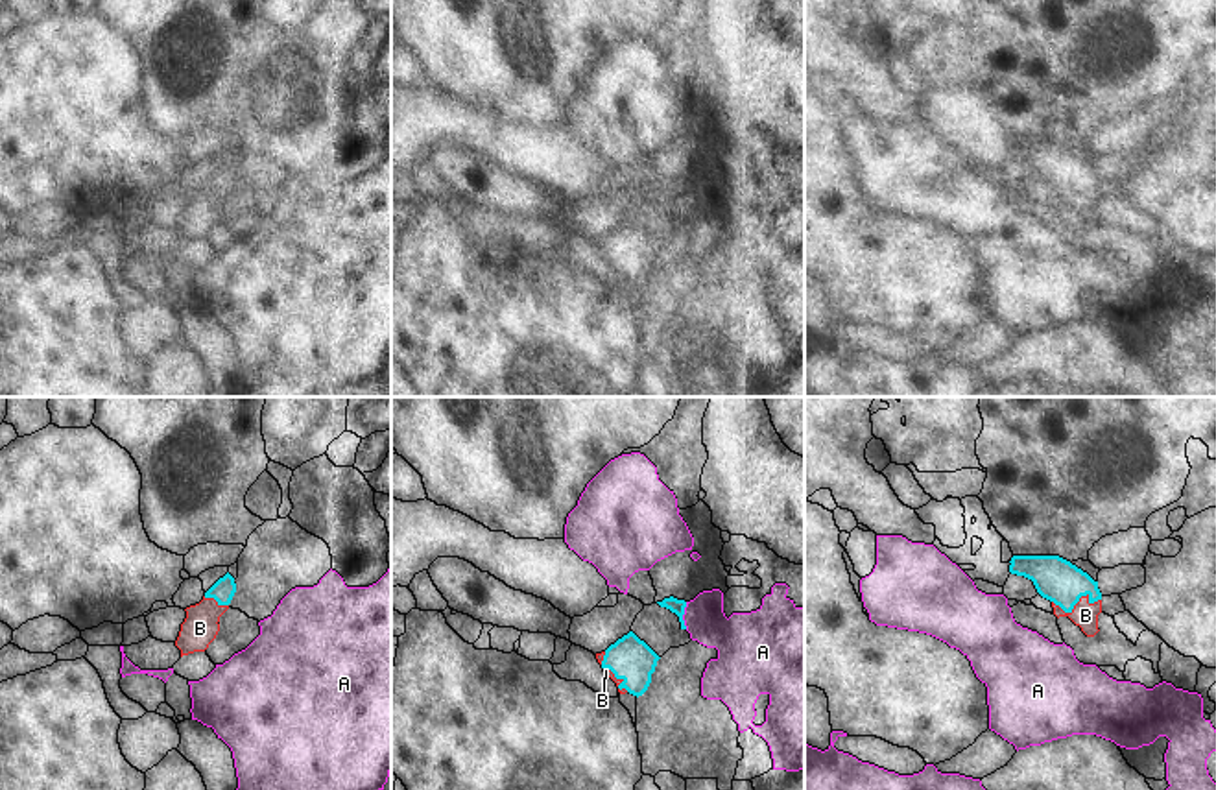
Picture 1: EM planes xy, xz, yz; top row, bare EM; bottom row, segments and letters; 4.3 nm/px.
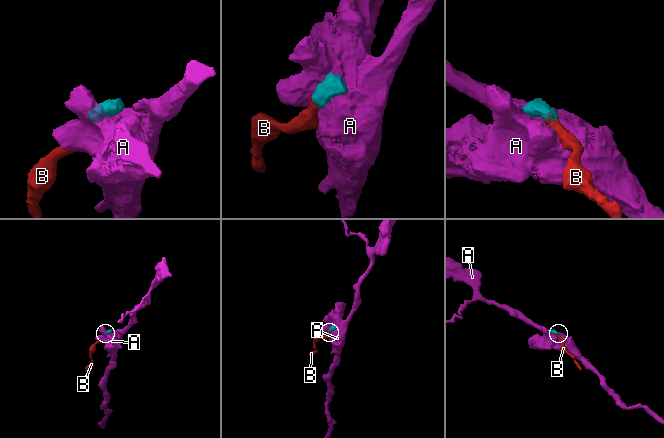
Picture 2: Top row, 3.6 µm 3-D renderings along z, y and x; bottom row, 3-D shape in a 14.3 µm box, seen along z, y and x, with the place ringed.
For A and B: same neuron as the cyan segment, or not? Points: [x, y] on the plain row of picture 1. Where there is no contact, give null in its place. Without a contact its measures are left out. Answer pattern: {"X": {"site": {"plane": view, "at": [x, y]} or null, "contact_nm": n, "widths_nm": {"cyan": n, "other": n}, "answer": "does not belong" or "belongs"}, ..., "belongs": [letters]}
{"A": {"site": {"plane": "xz", "at": [683, 200]}, "contact_nm": 120, "widths_nm": {"cyan": 70, "other": 190}, "answer": "does not belong"}, "B": {"site": {"plane": "yz", "at": [1076, 189]}, "contact_nm": 220, "widths_nm": {"cyan": 190, "other": 110}, "answer": "belongs"}, "belongs": ["B"]}

